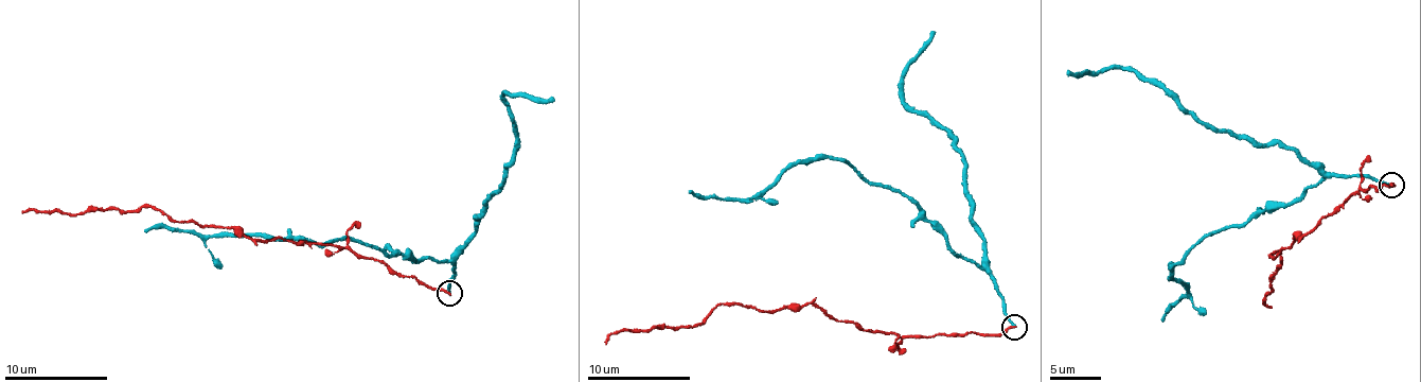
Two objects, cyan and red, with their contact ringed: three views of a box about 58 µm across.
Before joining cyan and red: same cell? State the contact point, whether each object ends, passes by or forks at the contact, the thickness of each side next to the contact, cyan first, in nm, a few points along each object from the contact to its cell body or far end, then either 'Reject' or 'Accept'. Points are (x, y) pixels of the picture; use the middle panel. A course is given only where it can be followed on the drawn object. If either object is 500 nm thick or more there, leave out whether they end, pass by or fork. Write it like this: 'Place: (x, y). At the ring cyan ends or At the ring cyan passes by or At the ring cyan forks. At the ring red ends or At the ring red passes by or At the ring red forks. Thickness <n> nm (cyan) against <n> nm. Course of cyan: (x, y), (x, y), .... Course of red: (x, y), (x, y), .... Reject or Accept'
Place: (1014, 327). At the ring cyan ends. At the ring red ends. Thickness 200 nm (cyan) against 180 nm. Course of cyan: (1014, 326), (986, 268), (953, 254), (913, 202), (865, 179), (848, 162), (799, 160), (746, 200), (689, 192). Course of red: (1014, 326), (904, 337), (805, 301), (729, 302), (690, 328), (615, 330), (605, 344). Reject

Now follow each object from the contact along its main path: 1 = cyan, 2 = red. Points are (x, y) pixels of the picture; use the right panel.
1: (1390, 186), (1357, 175), (1326, 178), (1286, 204), (1205, 238), (1170, 270), (1188, 292), (1162, 320)
2: (1390, 186), (1361, 190), (1269, 256), (1280, 255), (1282, 263), (1261, 302), (1271, 306)

